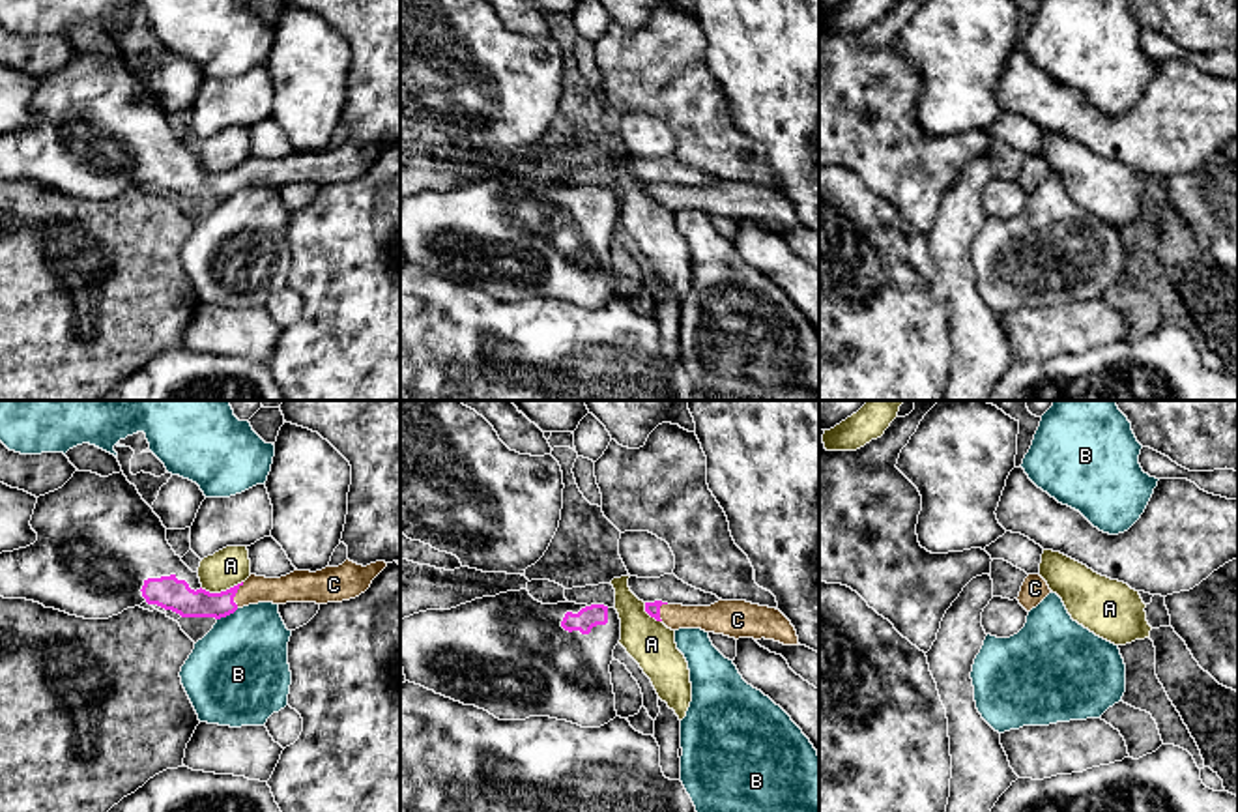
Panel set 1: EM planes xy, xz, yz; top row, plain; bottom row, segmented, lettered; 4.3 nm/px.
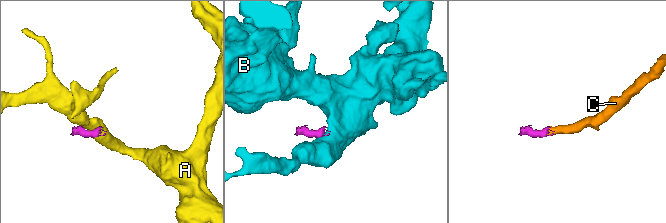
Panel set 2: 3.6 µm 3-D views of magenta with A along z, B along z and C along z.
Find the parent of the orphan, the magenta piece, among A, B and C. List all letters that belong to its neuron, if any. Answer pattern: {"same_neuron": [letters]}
{"same_neuron": ["C"]}

